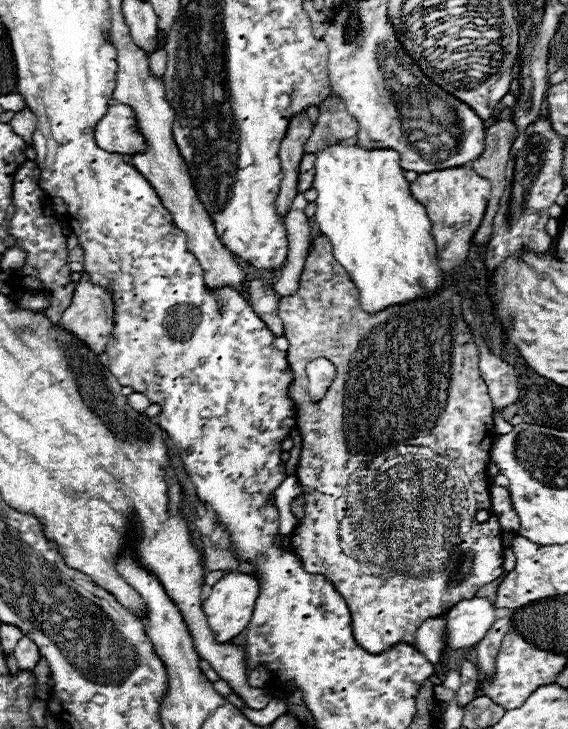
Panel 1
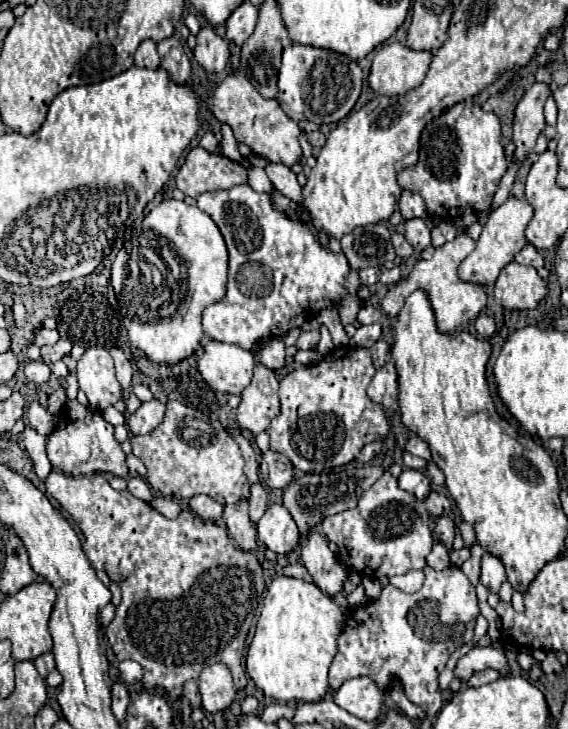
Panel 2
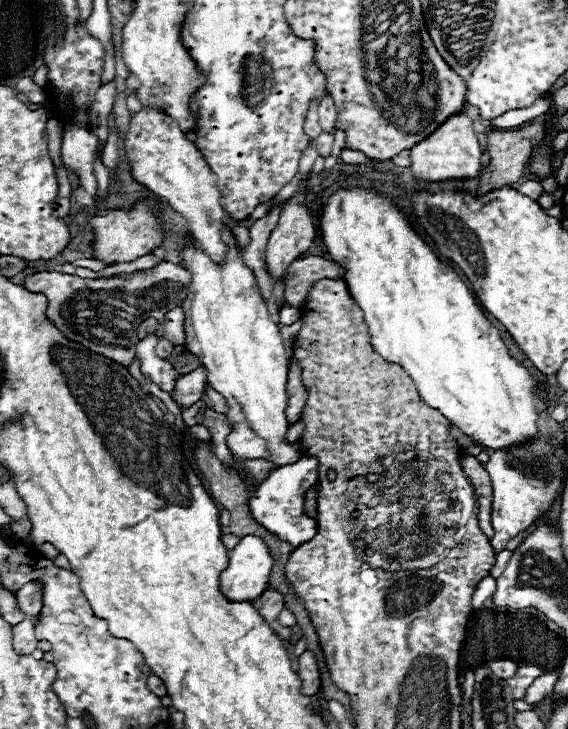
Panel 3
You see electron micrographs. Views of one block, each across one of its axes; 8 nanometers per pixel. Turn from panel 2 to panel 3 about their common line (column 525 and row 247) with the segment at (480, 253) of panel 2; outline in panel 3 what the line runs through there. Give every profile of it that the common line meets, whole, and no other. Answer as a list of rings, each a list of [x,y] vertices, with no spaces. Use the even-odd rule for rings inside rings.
[[[140,110],[132,114],[128,132],[126,132],[126,158],[132,168],[132,176],[144,184],[150,192],[164,198],[170,208],[180,212],[188,220],[188,228],[196,240],[196,244],[216,262],[224,262],[228,254],[228,246],[222,242],[220,230],[226,226],[234,240],[236,248],[244,250],[250,240],[250,232],[238,220],[230,218],[228,212],[220,204],[220,192],[216,188],[216,174],[208,168],[204,156],[200,156],[198,148],[192,140],[188,140],[176,122],[154,110]]]

